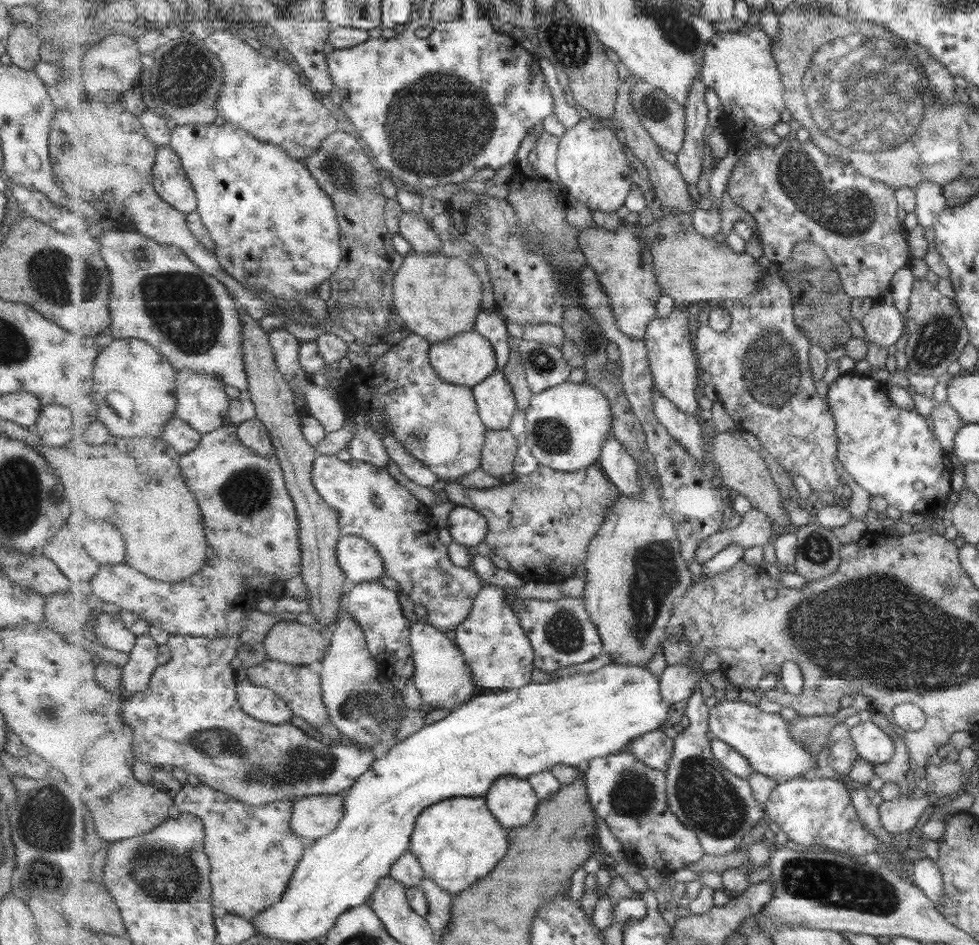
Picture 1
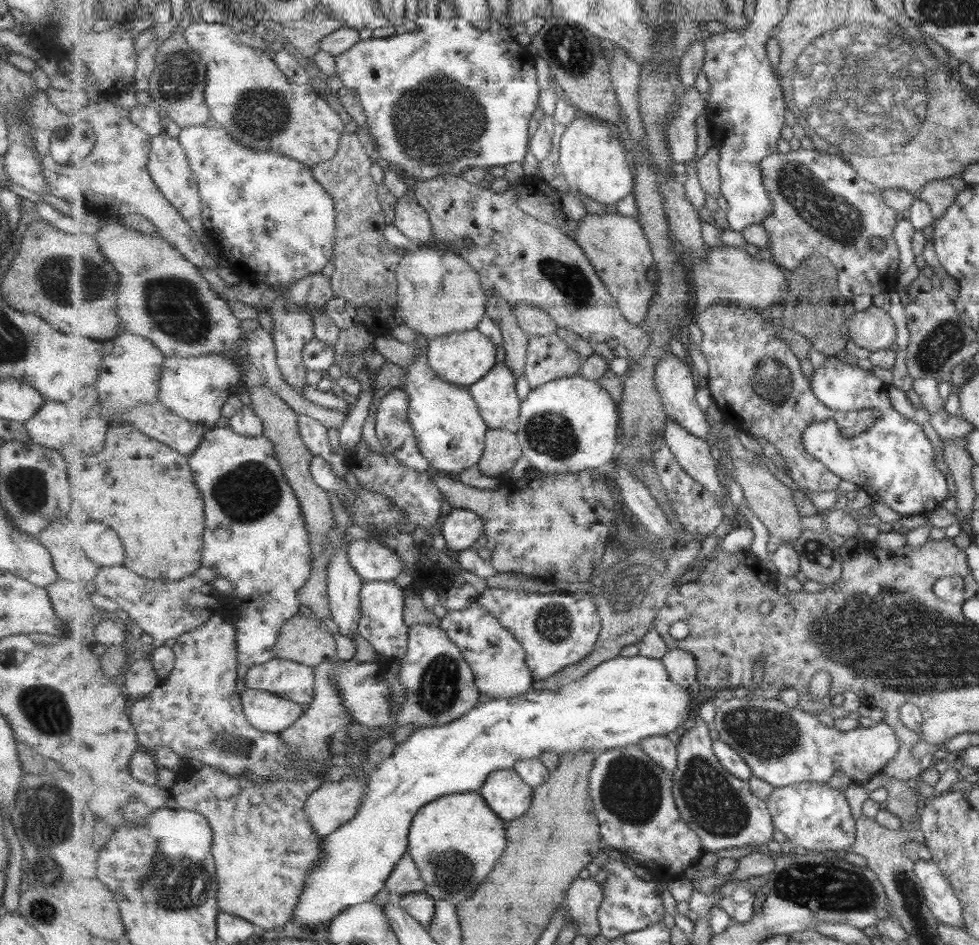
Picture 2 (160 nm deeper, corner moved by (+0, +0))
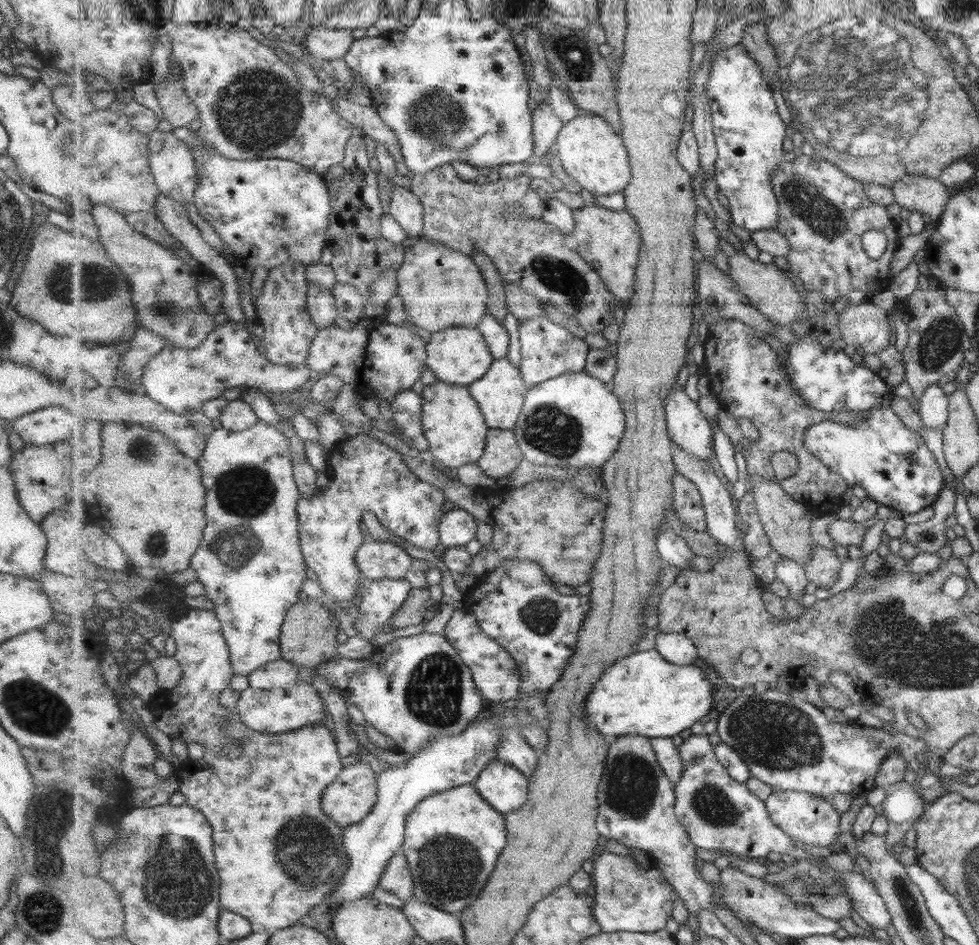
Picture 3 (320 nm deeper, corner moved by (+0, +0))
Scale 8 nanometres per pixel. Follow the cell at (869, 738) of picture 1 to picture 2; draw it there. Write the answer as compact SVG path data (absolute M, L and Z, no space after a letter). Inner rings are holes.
M753 692L753 696L748 696L748 693L745 697L726 700L723 703L718 703L717 708L715 709L715 719L713 721L713 728L715 728L719 734L719 739L725 743L729 743L735 751L739 752L739 755L743 756L743 759L747 761L747 765L754 772L754 777L765 780L769 784L773 785L775 788L783 788L787 786L792 786L795 784L805 783L805 782L815 782L815 783L828 783L831 778L835 777L835 772L843 771L845 775L849 776L852 783L857 785L863 785L863 783L869 781L869 778L873 777L871 772L877 772L877 770L883 770L886 767L887 761L891 760L891 756L894 756L899 751L899 741L898 738L895 738L896 734L894 730L887 724L882 721L873 722L869 727L863 727L859 725L855 730L844 731L840 728L833 726L825 726L819 722L817 715L811 714L809 711L803 710L801 707L789 707L781 699L770 699L764 696L761 696Z

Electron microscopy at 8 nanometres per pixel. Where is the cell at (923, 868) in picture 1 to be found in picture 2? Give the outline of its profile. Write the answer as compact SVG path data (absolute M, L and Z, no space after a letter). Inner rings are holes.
M929 860L914 862L914 874L922 886L929 912L941 924L962 928L960 901L951 892L950 885L941 871Z

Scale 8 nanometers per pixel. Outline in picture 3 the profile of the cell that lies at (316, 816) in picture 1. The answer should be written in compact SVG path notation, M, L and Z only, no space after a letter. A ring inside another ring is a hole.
M359 761L350 765L339 774L339 777L322 794L321 806L323 812L333 818L344 829L353 824L361 823L370 816L371 810L375 807L378 798L378 774L368 762Z

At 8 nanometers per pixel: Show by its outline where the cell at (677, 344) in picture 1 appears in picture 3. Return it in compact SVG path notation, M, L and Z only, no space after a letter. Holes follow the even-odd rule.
M679 381L669 392L666 401L668 433L685 452L709 460L713 452L715 423L703 416L695 400L691 400Z

